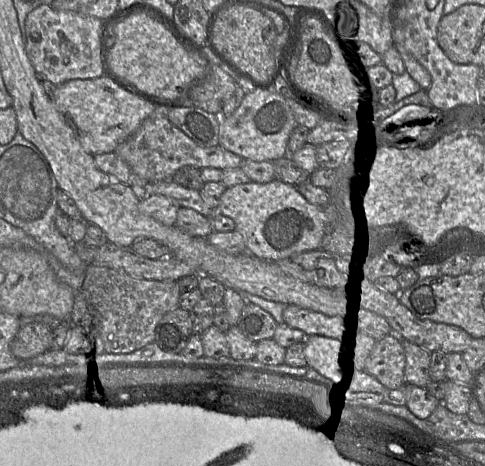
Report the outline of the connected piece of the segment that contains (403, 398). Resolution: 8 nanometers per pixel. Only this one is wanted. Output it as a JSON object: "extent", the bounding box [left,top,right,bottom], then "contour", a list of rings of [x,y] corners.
{"extent":[385,384,441,418],"contour":[[[406,384],[385,390],[385,401],[392,405],[405,405],[418,418],[426,418],[441,403],[426,387]]]}

